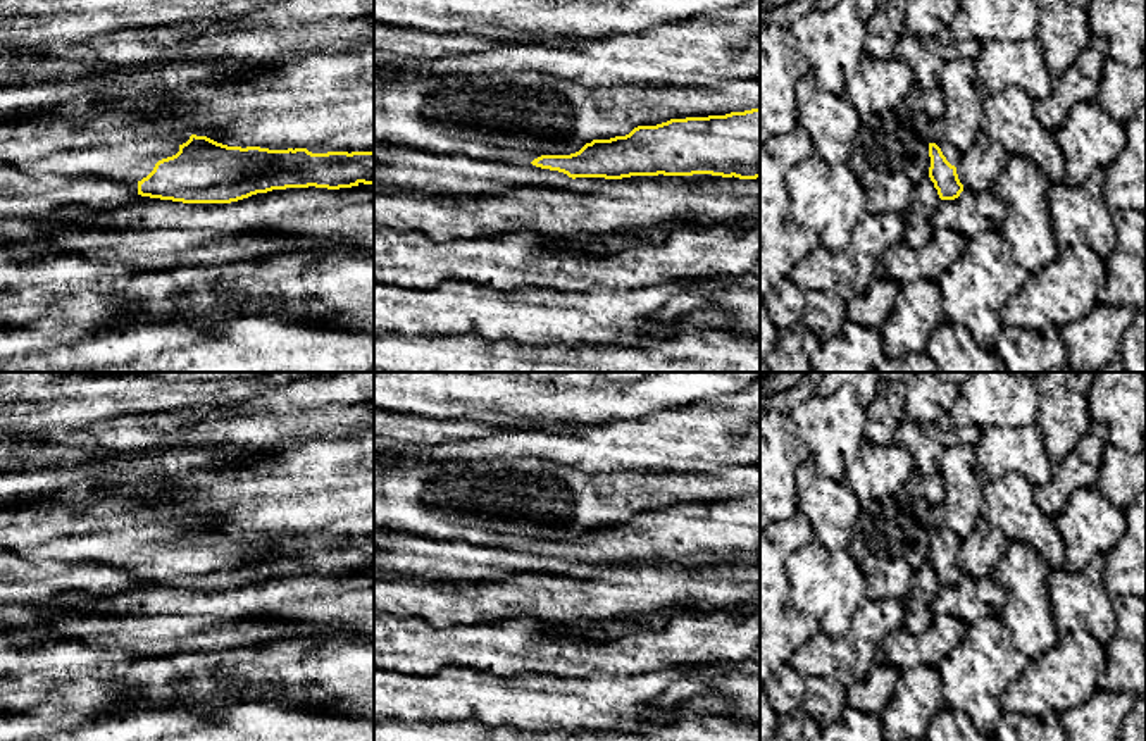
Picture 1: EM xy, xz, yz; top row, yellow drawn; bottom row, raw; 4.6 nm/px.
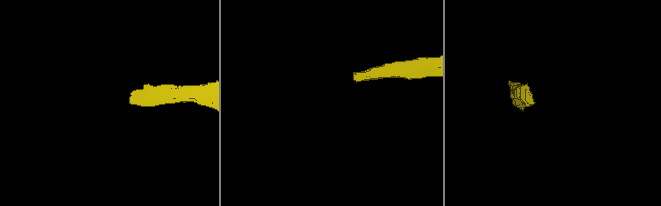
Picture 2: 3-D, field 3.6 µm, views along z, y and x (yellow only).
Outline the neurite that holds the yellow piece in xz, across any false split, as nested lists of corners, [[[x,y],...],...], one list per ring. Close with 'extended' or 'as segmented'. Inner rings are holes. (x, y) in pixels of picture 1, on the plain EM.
[[[760,493],[726,501],[670,505],[626,522],[593,526],[570,541],[500,548],[427,539],[374,527],[374,576],[489,582],[514,574],[570,572],[576,564],[760,564]]] | extended

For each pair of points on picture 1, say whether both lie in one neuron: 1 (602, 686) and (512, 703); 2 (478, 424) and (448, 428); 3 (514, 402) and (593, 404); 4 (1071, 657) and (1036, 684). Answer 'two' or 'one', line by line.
1: one
2: one
3: one
4: one

